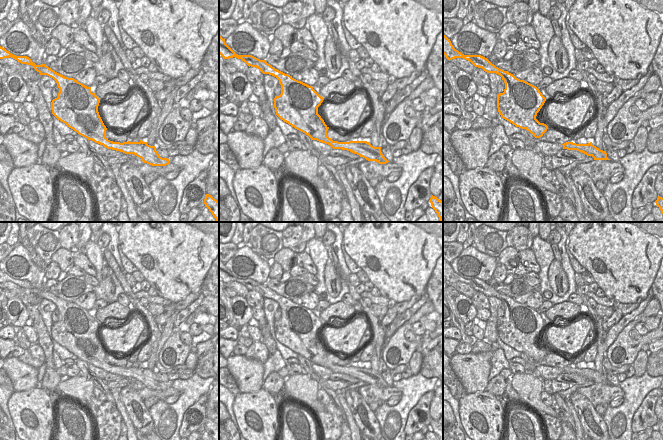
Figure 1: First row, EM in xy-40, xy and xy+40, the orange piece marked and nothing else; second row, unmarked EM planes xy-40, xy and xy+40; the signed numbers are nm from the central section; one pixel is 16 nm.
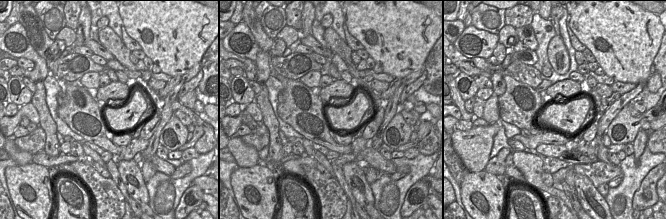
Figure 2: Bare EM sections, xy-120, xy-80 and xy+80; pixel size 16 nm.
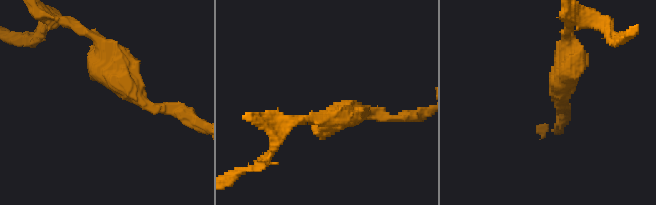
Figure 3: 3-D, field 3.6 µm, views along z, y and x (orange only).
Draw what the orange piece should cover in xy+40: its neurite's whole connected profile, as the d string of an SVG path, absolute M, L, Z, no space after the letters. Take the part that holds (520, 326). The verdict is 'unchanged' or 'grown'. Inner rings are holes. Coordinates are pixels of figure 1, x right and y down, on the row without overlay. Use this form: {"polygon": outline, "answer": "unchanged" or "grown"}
{"polygon": "M444 258L443 278L448 284L463 282L487 297L500 299L505 307L504 316L497 319L497 332L501 341L516 351L526 353L535 362L542 361L547 355L548 350L536 343L537 337L546 325L546 322L536 310L499 293L481 279L462 278L454 272L450 263Z", "answer": "unchanged"}

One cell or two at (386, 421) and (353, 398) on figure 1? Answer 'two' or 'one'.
two

